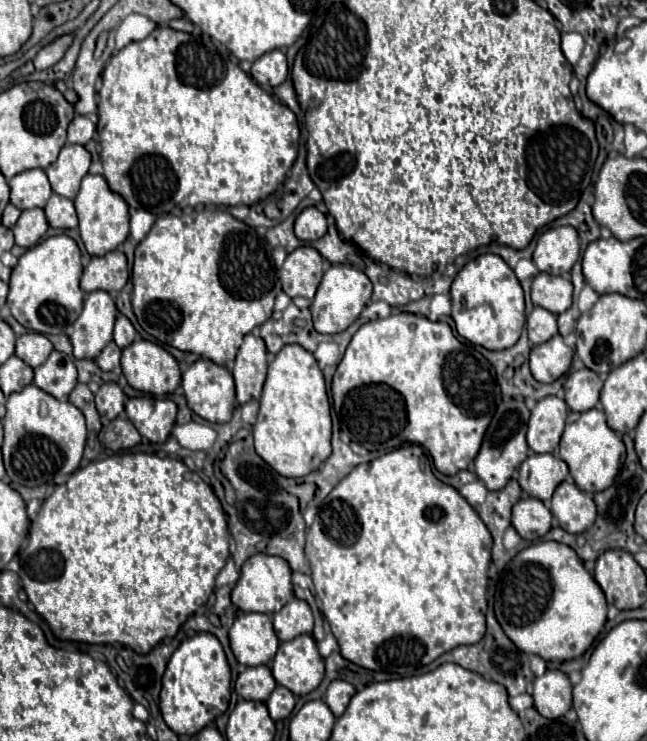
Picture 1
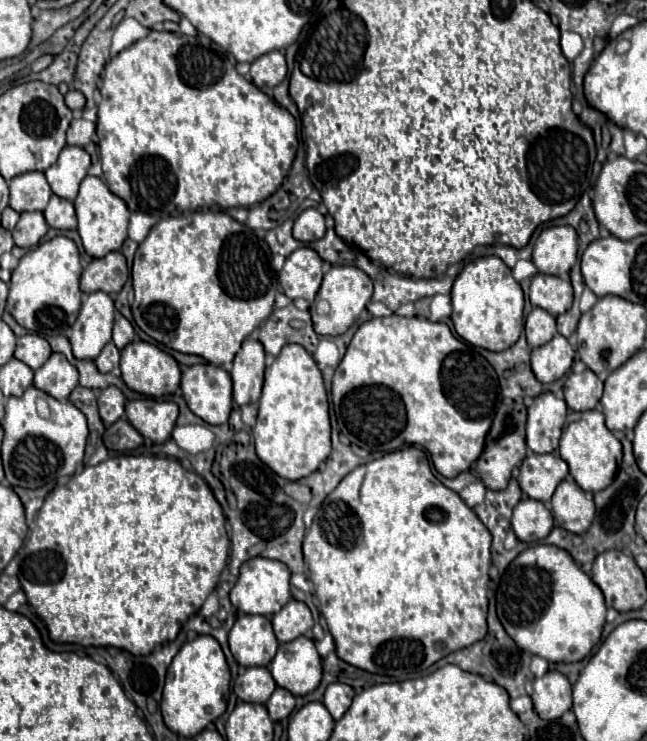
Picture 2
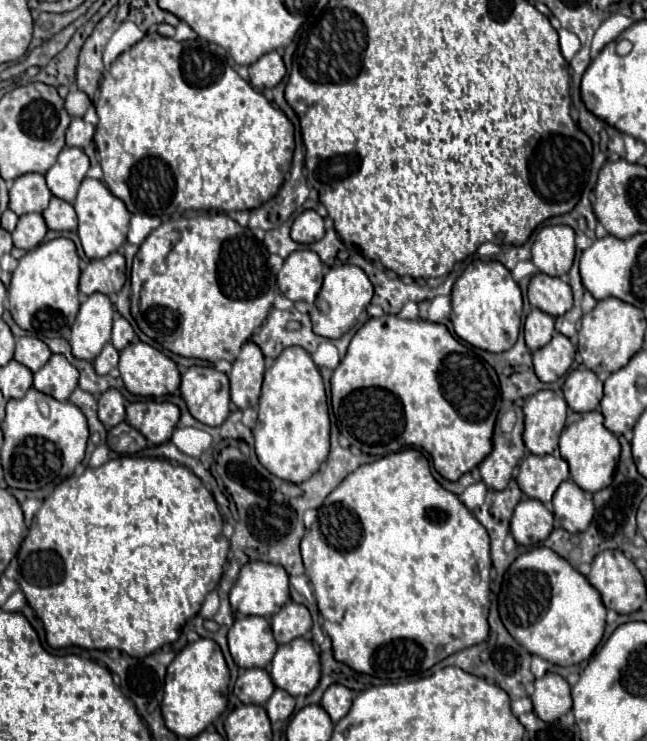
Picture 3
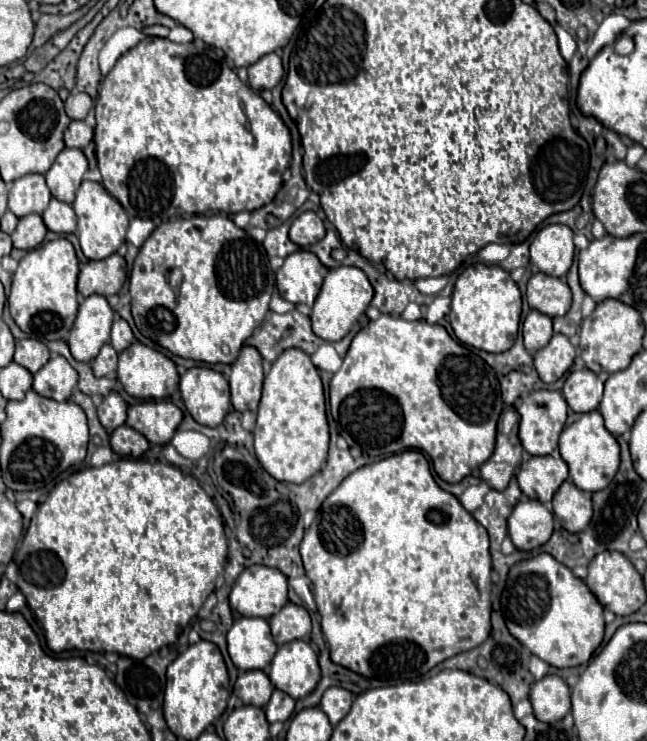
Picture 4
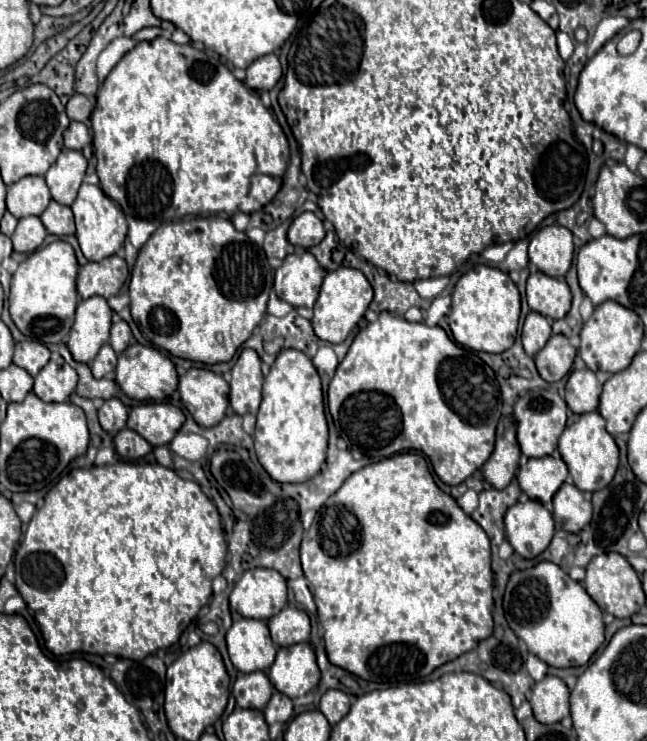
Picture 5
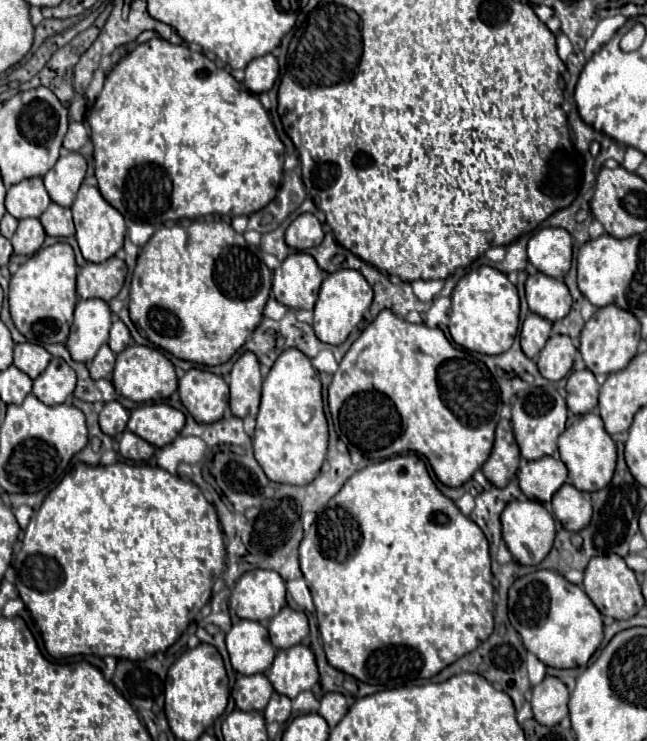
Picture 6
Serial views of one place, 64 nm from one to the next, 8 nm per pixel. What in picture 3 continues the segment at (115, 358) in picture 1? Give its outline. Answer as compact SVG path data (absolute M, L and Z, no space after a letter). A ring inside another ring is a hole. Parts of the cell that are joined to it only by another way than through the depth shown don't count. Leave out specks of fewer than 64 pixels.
M108 342L108 344L104 346L104 350L98 354L98 358L94 360L96 372L98 372L98 374L110 374L110 370L118 366L118 356L120 356L118 350Z

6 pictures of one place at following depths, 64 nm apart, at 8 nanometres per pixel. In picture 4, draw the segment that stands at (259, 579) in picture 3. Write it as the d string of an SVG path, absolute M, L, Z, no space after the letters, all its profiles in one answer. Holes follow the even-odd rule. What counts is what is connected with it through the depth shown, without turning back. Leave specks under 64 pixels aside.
M248 566L230 592L230 608L242 616L270 618L288 602L288 580L278 568Z

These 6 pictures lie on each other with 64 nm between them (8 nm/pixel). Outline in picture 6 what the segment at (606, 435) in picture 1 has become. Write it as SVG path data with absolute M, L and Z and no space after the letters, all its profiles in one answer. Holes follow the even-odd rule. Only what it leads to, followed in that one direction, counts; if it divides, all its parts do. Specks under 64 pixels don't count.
M596 412L580 414L558 438L558 452L568 468L570 484L574 484L578 490L594 492L598 488L604 488L612 480L616 468L616 444L604 430L600 414Z

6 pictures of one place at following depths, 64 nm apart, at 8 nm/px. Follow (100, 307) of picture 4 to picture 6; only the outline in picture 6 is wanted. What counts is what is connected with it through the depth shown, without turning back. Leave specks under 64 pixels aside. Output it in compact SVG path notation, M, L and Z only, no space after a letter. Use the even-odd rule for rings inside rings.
M80 300L74 312L74 324L68 334L66 348L72 360L88 364L98 348L108 342L110 330L110 308L104 300Z

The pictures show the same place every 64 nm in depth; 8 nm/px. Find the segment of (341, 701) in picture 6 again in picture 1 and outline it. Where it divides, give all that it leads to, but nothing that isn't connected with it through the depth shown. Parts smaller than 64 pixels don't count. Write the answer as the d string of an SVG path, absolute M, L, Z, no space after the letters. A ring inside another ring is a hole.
M334 680L330 682L326 694L324 694L324 702L328 704L328 708L334 712L334 716L342 716L342 712L346 710L350 698L354 696L354 686L346 680Z

